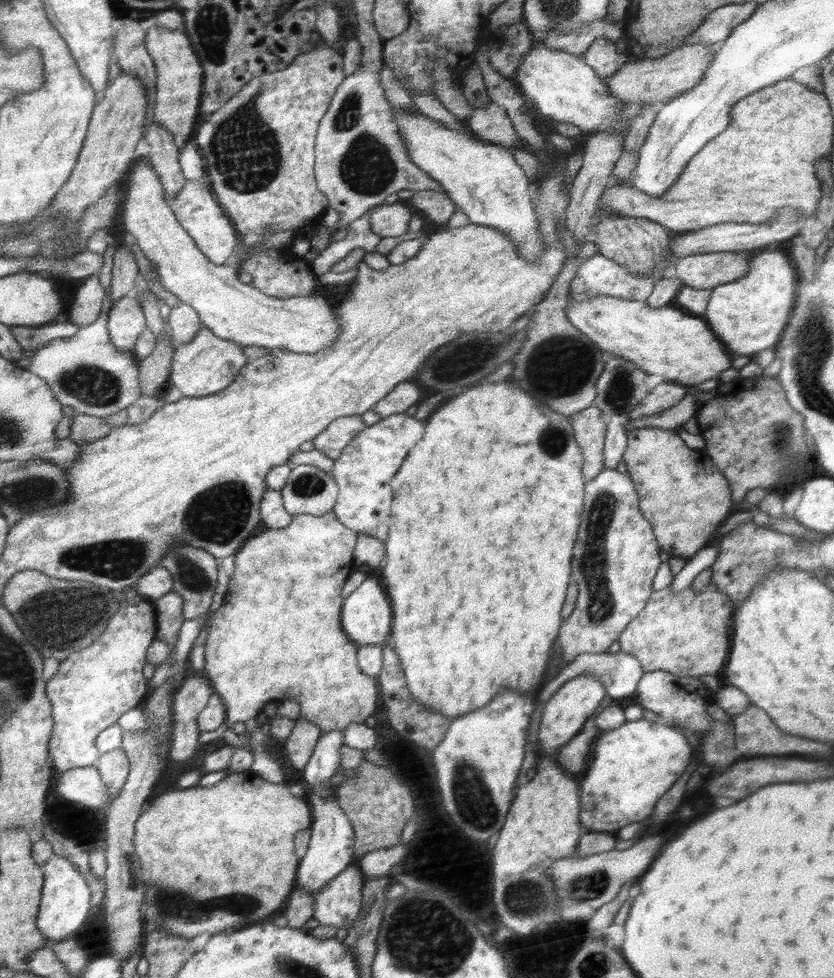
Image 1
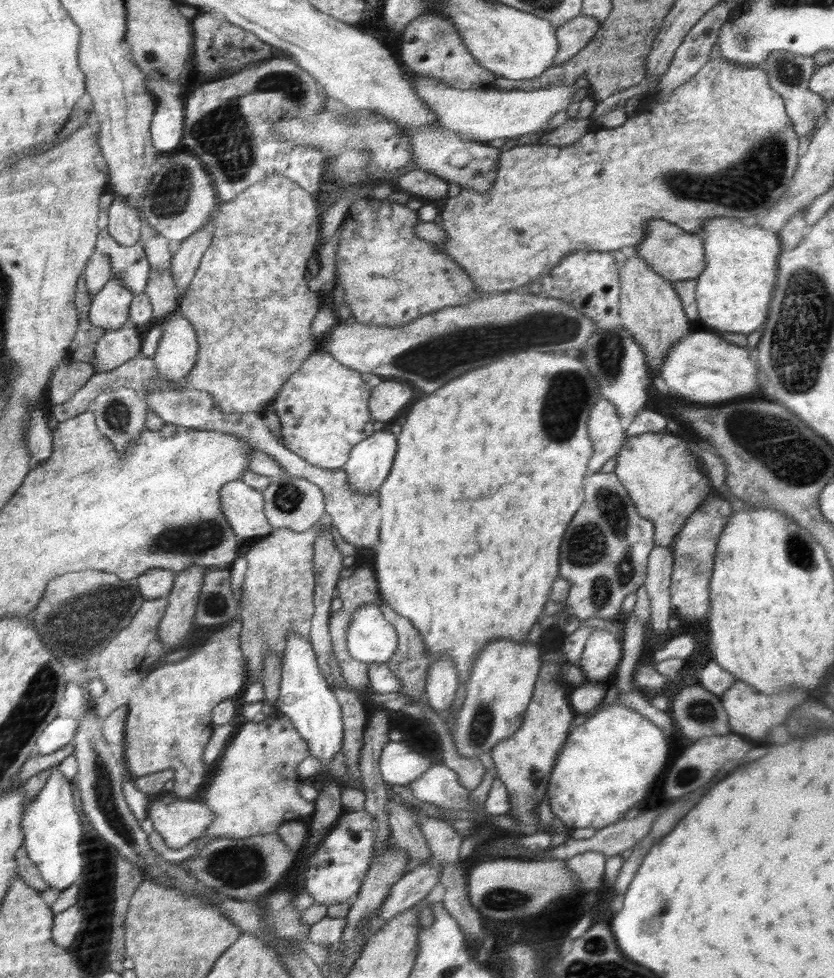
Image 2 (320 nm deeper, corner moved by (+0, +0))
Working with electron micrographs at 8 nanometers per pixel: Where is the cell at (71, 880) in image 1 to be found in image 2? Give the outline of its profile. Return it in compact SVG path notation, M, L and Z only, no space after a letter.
M57 766L48 777L37 797L26 800L26 814L22 820L25 833L23 847L27 857L38 867L42 878L50 887L64 890L80 878L82 874L82 854L80 854L80 834L82 824L74 808L70 779L57 770Z

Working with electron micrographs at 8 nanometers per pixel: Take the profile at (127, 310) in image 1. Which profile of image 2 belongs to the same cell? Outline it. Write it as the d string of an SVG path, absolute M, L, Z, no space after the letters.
M108 280L91 299L92 324L108 330L118 330L129 320L129 306L133 295L120 280Z

